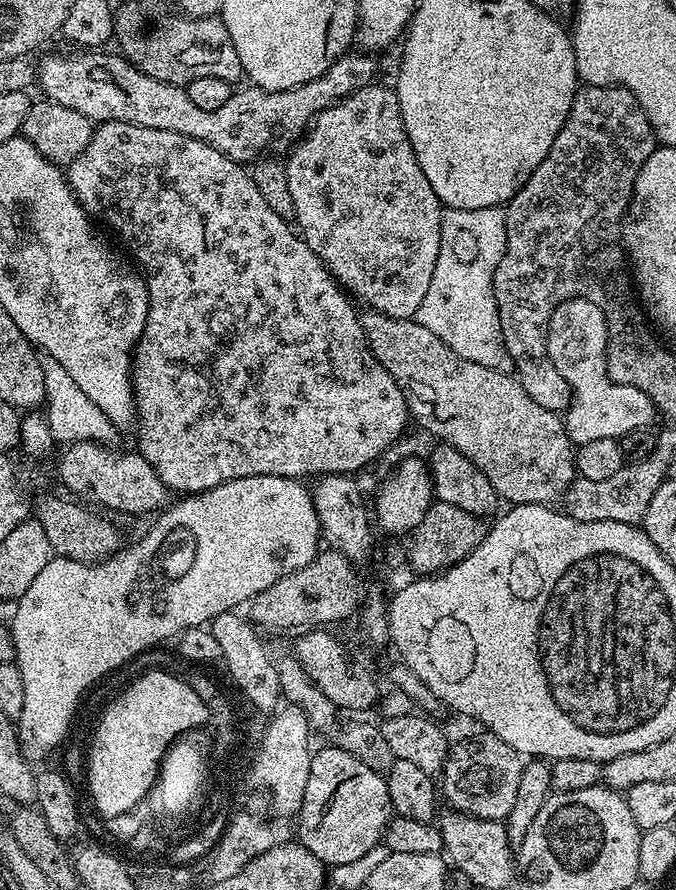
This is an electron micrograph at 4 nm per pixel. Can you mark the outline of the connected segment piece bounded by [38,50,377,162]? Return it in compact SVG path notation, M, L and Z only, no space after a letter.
M88 50L83 54L76 54L80 56L48 56L41 64L38 64L38 88L40 88L45 97L49 100L53 100L55 104L61 104L62 106L70 106L70 110L78 110L78 114L86 114L86 118L90 118L93 122L103 122L106 120L113 120L114 122L130 122L134 126L150 126L154 130L170 130L174 134L186 134L186 138L194 138L195 140L201 140L206 142L206 146L214 146L214 150L218 150L222 154L226 154L232 160L237 162L255 162L273 148L276 152L281 154L287 153L289 149L295 145L296 141L308 131L309 124L313 119L322 111L323 108L329 108L332 104L337 104L339 100L343 100L345 96L349 96L351 92L356 92L360 88L365 88L367 84L373 83L377 79L376 76L376 64L371 60L371 55L360 54L364 56L352 56L353 54L345 54L340 59L335 60L330 66L330 70L326 70L326 74L322 74L318 78L314 78L310 82L306 82L302 86L297 88L291 88L285 92L267 92L261 88L255 86L247 86L241 90L233 91L233 94L228 101L222 106L218 106L218 110L202 110L194 102L190 102L190 94L187 87L179 84L171 84L170 82L158 82L158 78L150 78L150 74L138 71L129 60L125 60L123 56L119 54L113 54L113 56L107 56L107 51L104 50Z

